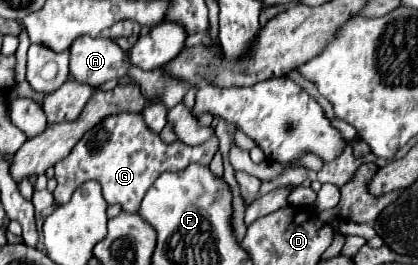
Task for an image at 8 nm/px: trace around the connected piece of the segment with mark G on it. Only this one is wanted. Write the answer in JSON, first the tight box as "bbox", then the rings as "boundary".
{"bbox":[53,114,219,214],"boundary":[[[115,114],[111,118],[105,118],[99,126],[91,128],[81,138],[81,142],[71,150],[71,154],[53,166],[55,180],[57,180],[53,198],[55,198],[55,204],[61,206],[71,200],[71,194],[83,182],[97,180],[103,186],[107,204],[119,204],[123,212],[137,214],[147,188],[163,172],[181,172],[193,162],[209,166],[217,150],[219,150],[217,136],[211,136],[205,144],[199,144],[193,148],[185,146],[179,140],[175,140],[173,144],[165,144],[159,138],[159,134],[147,128],[141,114]]]}

